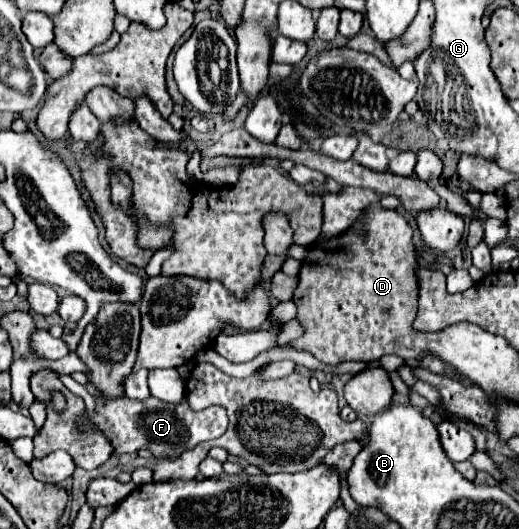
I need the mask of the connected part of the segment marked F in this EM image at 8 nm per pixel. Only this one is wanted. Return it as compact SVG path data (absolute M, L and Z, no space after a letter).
M88 383L88 391L96 399L96 413L88 417L110 439L116 453L134 453L138 449L150 449L154 457L174 459L184 451L192 449L196 443L220 437L228 427L226 411L224 407L218 407L218 405L212 405L202 411L192 411L186 401L180 405L172 405L154 397L146 401L124 397L124 399L112 399L102 405L98 401L96 389L90 383Z

